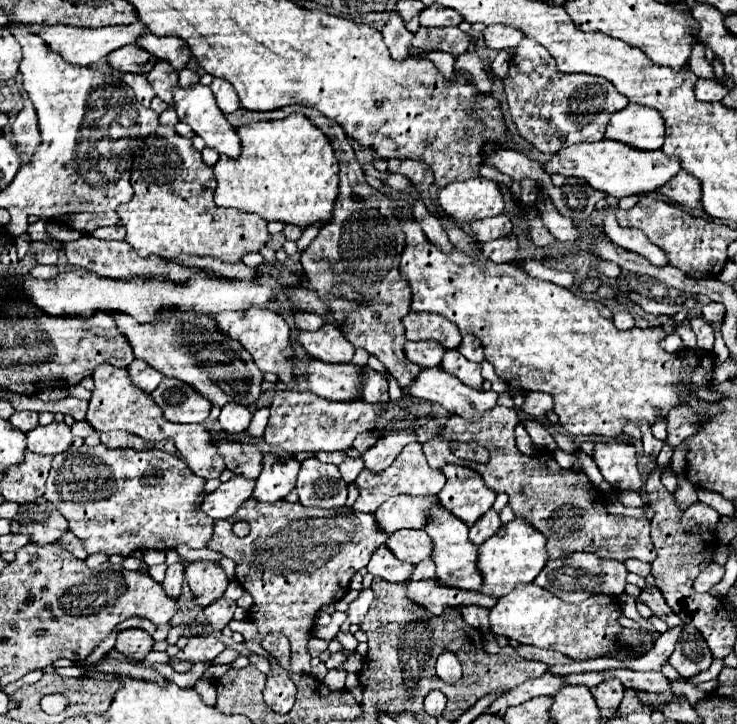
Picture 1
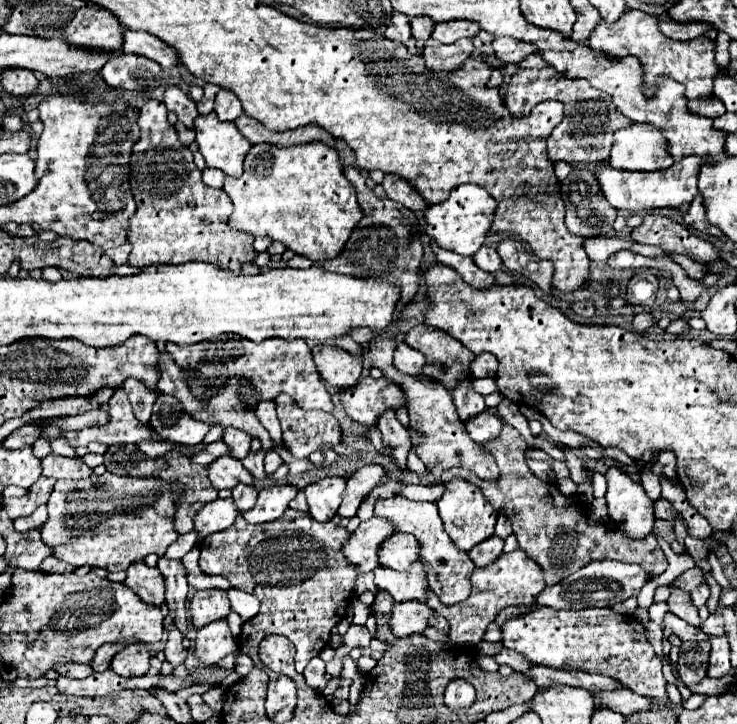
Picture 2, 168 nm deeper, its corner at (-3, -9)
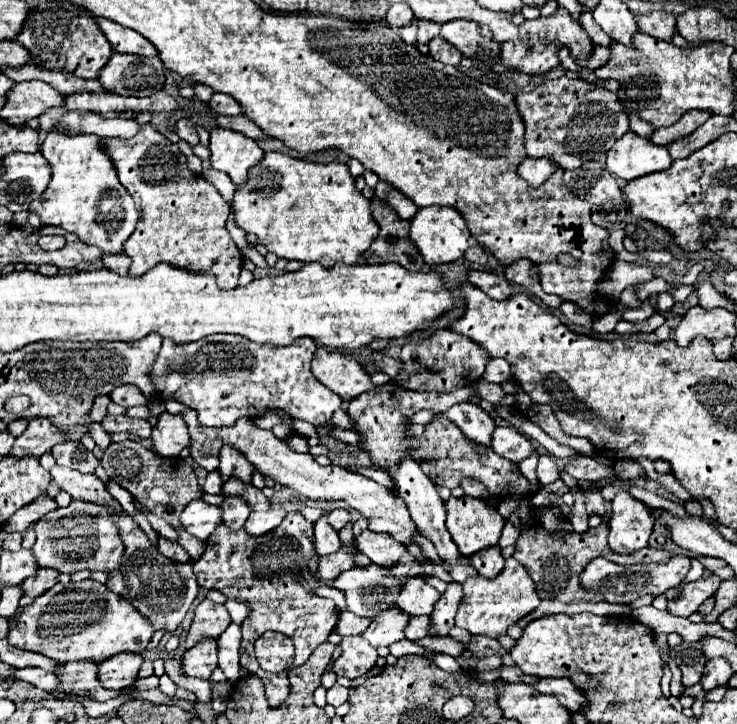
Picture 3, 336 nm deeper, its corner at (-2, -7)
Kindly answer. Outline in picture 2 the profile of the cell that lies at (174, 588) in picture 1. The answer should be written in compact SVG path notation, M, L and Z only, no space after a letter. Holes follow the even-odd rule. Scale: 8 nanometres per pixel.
M168 615L166 619L166 631L168 631L168 643L166 643L166 661L172 665L172 667L178 667L186 661L186 655L188 651L182 647L182 633L172 625L172 617Z

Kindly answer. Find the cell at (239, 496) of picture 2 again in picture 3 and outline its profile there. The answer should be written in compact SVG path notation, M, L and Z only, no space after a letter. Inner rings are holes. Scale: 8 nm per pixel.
M225 497L221 509L223 509L223 523L229 525L233 531L245 525L247 515L251 511L249 503L243 497Z

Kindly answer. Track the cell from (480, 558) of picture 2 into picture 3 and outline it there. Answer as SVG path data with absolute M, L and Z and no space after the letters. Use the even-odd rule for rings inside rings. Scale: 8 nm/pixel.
M495 545L495 547L487 547L475 555L469 557L469 565L473 565L477 569L479 575L483 577L495 577L499 575L499 571L503 569L503 555L501 555L501 547Z

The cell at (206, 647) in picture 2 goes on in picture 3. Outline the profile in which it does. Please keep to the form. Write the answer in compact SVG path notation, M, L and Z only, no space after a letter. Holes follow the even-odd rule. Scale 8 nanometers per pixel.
M203 639L199 641L195 647L187 649L183 659L181 659L181 667L187 675L191 677L199 677L199 679L209 679L213 669L217 667L217 639Z

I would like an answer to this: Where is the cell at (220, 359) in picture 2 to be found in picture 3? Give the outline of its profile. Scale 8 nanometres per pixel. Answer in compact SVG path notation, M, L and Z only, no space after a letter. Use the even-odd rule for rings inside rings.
M239 337L229 339L229 343L201 339L185 345L163 339L161 353L153 367L153 381L161 399L167 395L179 399L199 413L199 423L209 427L225 427L239 417L263 417L269 409L283 409L293 419L325 425L343 401L311 373L315 349L315 341L307 337L297 339L287 347L243 347Z

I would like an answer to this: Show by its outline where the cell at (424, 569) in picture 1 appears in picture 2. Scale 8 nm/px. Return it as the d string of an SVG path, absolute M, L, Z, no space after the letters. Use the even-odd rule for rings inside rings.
M516 549L512 553L502 553L492 565L484 567L484 569L474 569L472 573L472 593L466 601L444 607L440 605L440 599L436 597L436 593L432 593L428 589L428 605L440 613L442 617L448 619L450 623L450 641L454 645L460 643L480 643L482 635L486 633L488 625L496 619L496 615L504 609L504 607L520 607L520 605L534 605L536 597L542 593L544 589L544 573L542 569L522 551Z

